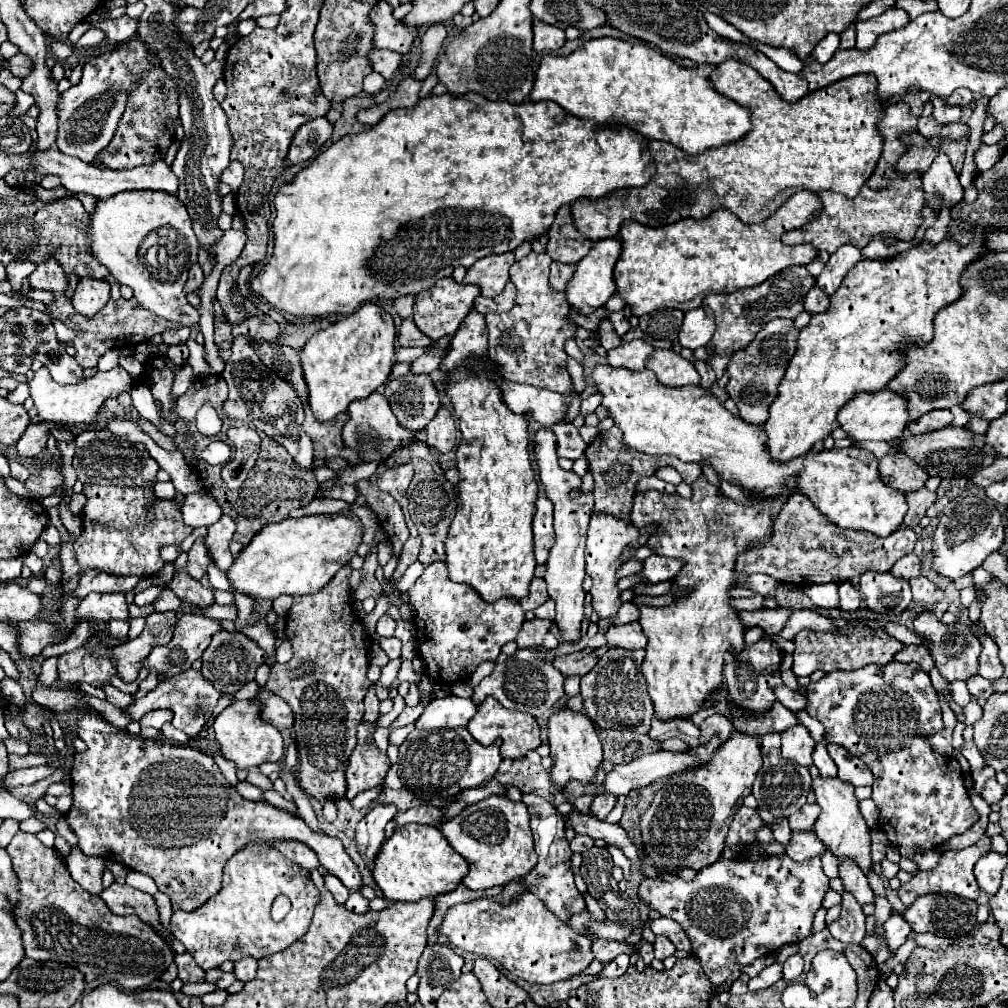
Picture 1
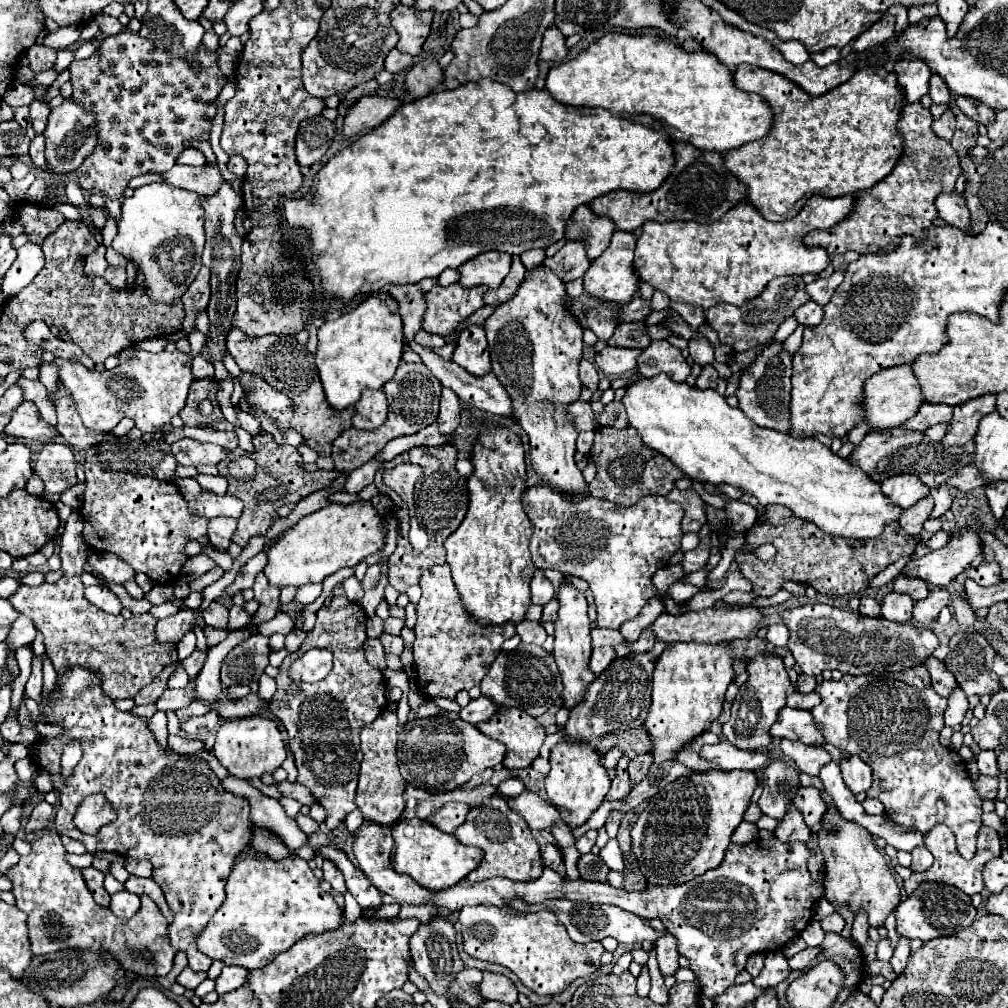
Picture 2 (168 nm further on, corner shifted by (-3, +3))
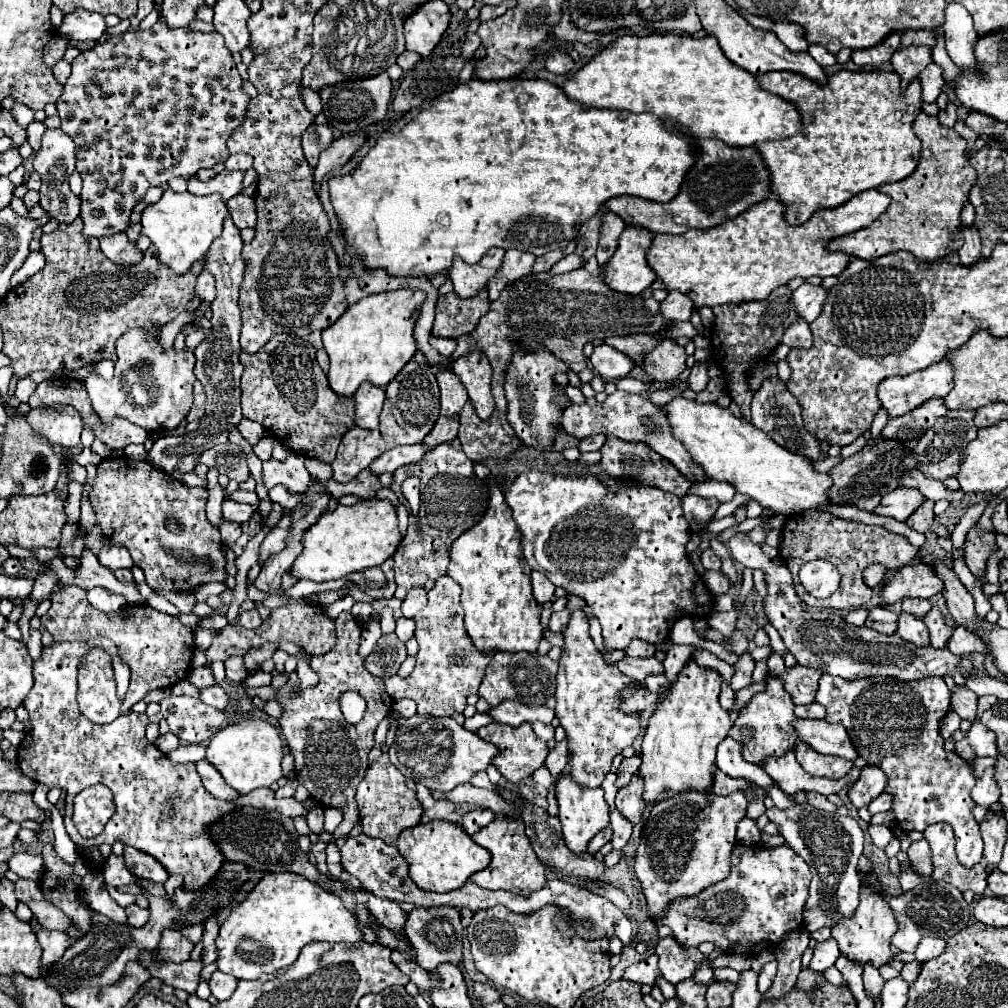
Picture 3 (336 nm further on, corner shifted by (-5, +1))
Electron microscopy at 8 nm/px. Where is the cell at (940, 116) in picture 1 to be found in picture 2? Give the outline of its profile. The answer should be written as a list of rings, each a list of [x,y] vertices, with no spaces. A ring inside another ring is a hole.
[[[932,76],[930,78],[930,98],[934,104],[950,104],[952,94],[948,92],[948,86],[944,84],[944,80],[940,80],[940,76]]]

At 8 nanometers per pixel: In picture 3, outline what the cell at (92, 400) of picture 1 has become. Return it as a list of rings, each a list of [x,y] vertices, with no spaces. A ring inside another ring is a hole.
[[[138,328],[116,340],[116,354],[114,378],[110,382],[94,374],[84,380],[92,406],[102,422],[122,416],[148,432],[176,428],[192,408],[192,382],[196,380],[192,350],[164,350],[158,342],[158,334]]]

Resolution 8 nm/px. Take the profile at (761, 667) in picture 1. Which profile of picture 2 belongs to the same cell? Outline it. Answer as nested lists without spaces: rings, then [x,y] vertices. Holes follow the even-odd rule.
[[[762,652],[748,660],[748,680],[738,688],[738,694],[732,702],[732,718],[722,726],[722,732],[730,744],[740,750],[764,750],[770,744],[770,726],[776,722],[778,712],[786,706],[786,696],[794,692],[794,686],[788,680],[782,656]]]

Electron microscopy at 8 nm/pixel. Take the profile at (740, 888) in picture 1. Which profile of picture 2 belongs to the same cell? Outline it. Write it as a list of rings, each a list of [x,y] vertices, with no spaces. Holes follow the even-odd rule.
[[[366,820],[356,832],[354,832],[354,854],[364,870],[364,874],[370,878],[370,882],[380,890],[390,894],[398,904],[426,904],[432,902],[436,906],[444,906],[452,912],[458,912],[462,906],[480,906],[480,904],[494,904],[494,906],[510,906],[512,900],[522,900],[526,904],[542,904],[550,898],[568,898],[576,902],[592,902],[592,904],[612,904],[620,906],[628,912],[636,912],[644,918],[660,918],[662,924],[676,936],[680,954],[684,954],[690,960],[690,968],[700,978],[702,994],[710,1000],[724,994],[734,984],[734,978],[744,970],[748,958],[756,952],[774,952],[780,950],[790,938],[800,936],[804,926],[812,920],[812,912],[816,906],[816,900],[824,895],[824,882],[816,882],[808,870],[808,858],[814,854],[804,842],[796,844],[782,844],[778,838],[772,840],[754,840],[746,846],[730,844],[724,862],[720,868],[712,872],[704,872],[702,876],[696,876],[690,882],[678,884],[678,886],[652,886],[648,884],[644,890],[638,892],[626,892],[616,890],[610,884],[600,882],[586,882],[586,880],[562,880],[552,868],[544,868],[542,876],[530,882],[514,882],[508,878],[490,878],[484,882],[470,882],[468,878],[460,880],[454,888],[446,888],[444,892],[428,892],[426,888],[418,888],[418,884],[412,884],[408,876],[400,876],[390,866],[390,854],[392,854],[392,828],[374,824],[372,820]]]

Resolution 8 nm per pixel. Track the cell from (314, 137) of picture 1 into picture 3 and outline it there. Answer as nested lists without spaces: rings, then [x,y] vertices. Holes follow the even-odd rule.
[[[312,124],[310,128],[306,128],[306,132],[302,134],[302,148],[304,148],[304,156],[312,168],[318,164],[320,152],[326,150],[332,144],[332,140],[334,140],[334,134],[332,134],[330,126]]]

